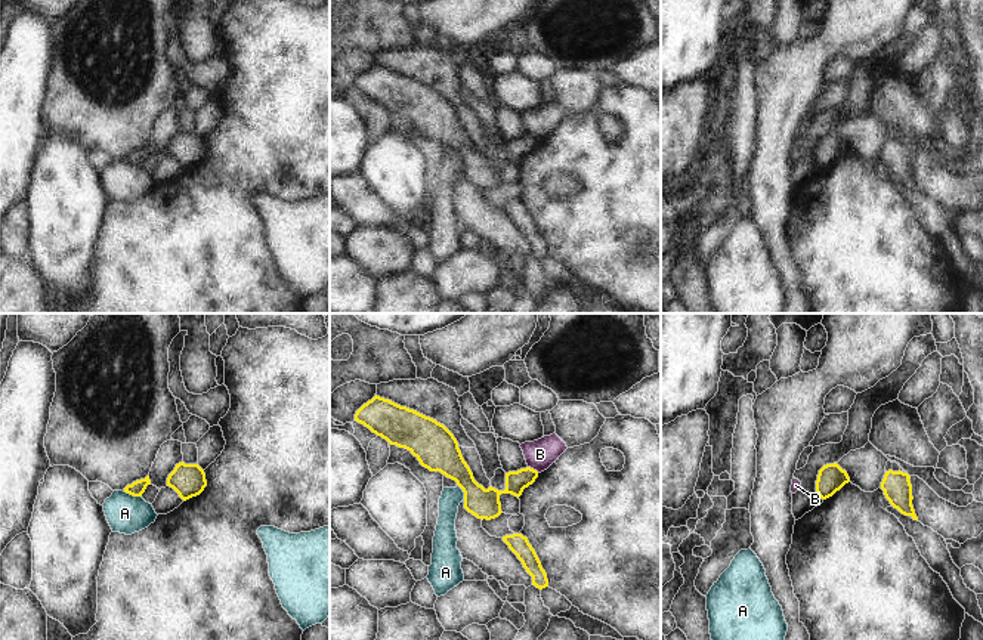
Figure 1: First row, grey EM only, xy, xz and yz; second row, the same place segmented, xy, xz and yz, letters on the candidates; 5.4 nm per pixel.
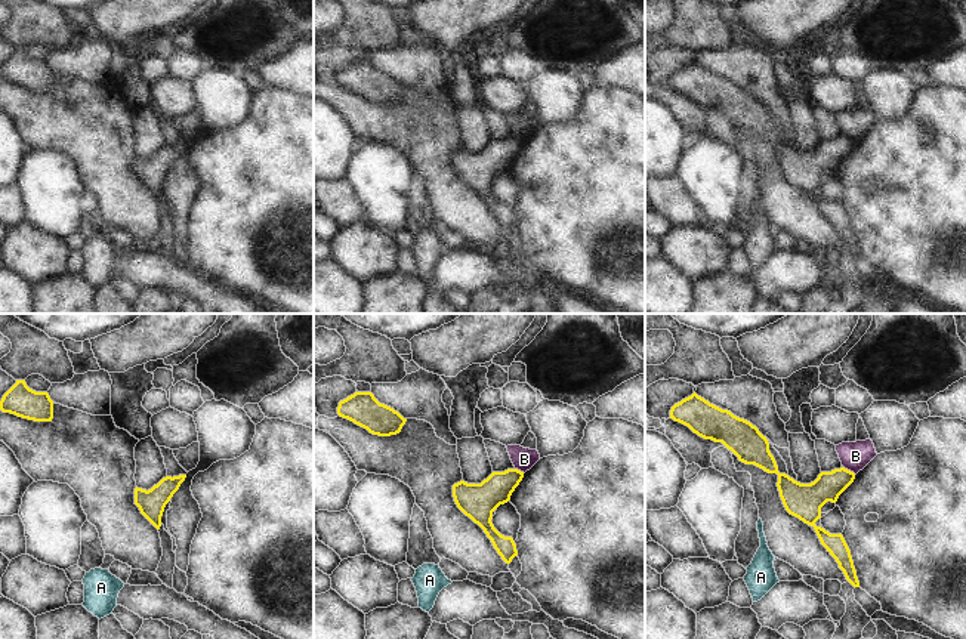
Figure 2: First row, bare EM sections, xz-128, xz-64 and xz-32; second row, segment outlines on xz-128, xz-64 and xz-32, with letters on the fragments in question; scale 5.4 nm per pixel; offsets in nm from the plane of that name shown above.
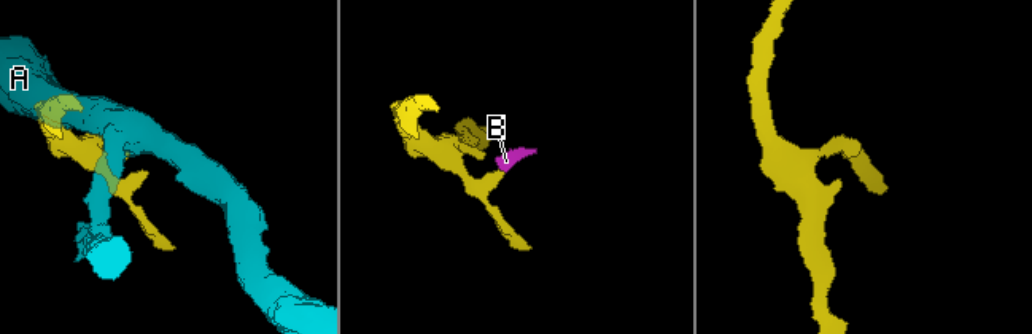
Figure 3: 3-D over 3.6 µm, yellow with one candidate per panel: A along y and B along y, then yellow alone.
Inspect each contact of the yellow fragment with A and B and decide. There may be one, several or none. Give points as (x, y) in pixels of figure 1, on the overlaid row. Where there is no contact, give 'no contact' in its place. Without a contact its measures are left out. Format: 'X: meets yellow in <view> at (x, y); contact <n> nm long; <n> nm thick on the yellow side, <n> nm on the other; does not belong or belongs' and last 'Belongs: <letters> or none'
A: meets yellow in xy at (132, 494); contact 110 nm long; 80 nm thick on the yellow side, 200 nm on the other; does not belong
B: meets yellow in xz at (532, 469); contact 70 nm long; 110 nm thick on the yellow side, 160 nm on the other; does not belong
Belongs: none

